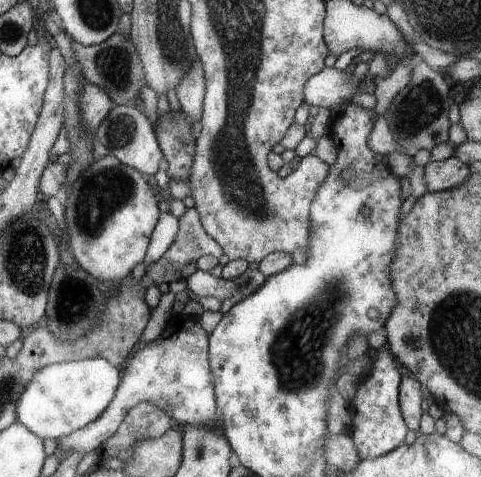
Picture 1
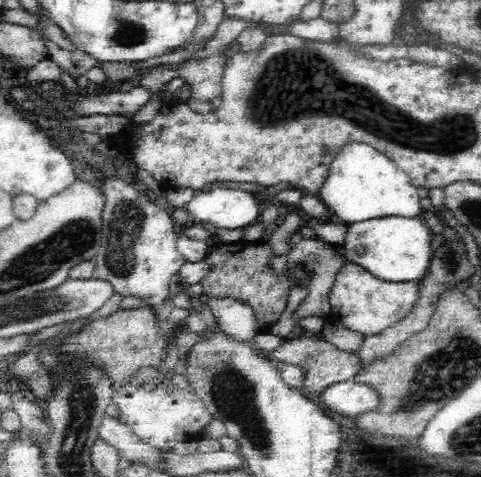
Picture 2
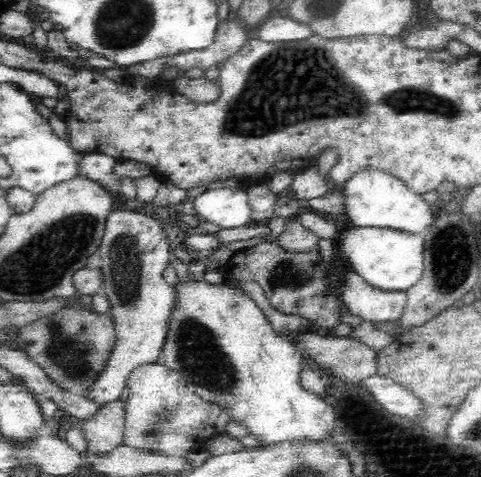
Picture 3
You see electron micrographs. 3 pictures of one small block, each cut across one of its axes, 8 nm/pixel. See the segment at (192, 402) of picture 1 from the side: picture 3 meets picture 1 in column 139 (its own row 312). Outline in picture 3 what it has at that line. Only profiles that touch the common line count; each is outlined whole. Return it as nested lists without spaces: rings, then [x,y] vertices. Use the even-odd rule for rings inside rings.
[[[346,270],[346,276],[342,278],[342,308],[350,314],[356,316],[362,322],[368,324],[394,324],[396,320],[400,320],[402,312],[408,306],[408,292],[386,292],[386,290],[376,290],[374,286],[370,286],[360,274],[356,274],[356,270]]]

